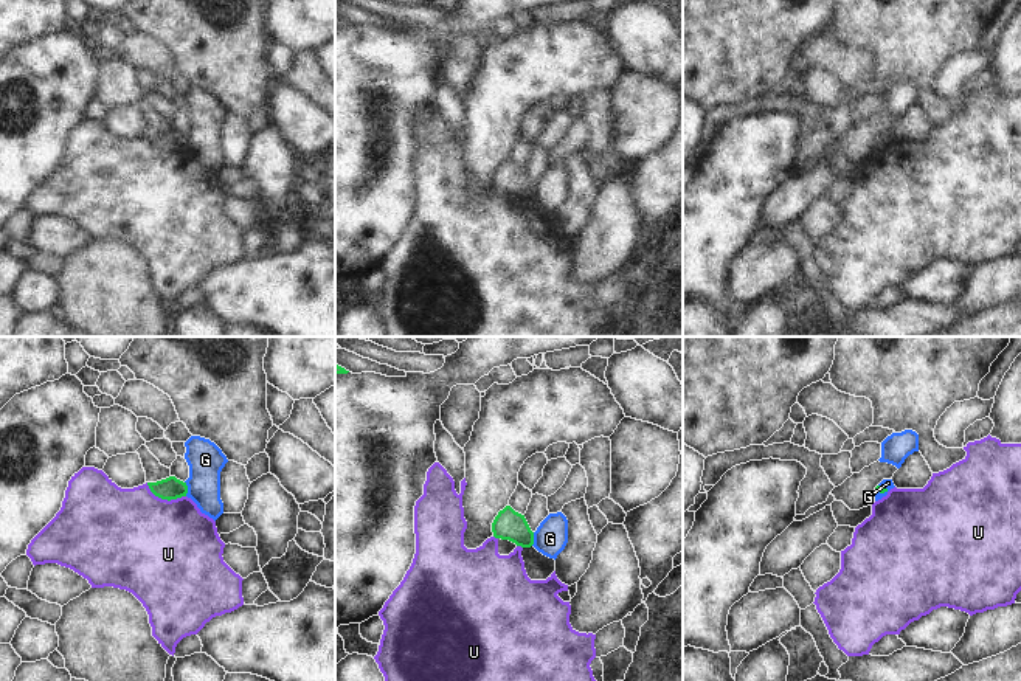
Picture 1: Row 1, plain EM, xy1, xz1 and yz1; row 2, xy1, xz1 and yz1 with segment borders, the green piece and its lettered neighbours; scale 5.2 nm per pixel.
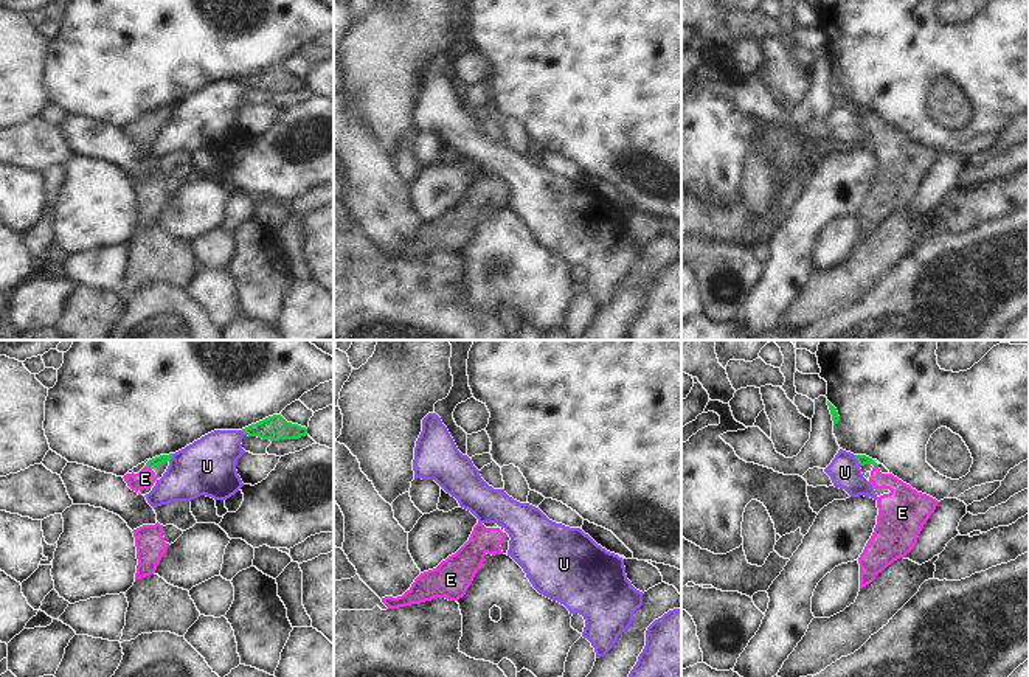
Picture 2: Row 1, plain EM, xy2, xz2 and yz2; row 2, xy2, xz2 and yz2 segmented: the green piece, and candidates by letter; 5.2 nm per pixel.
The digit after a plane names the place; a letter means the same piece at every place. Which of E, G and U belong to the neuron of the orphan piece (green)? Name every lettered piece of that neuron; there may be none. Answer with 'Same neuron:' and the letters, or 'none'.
Same neuron: E

